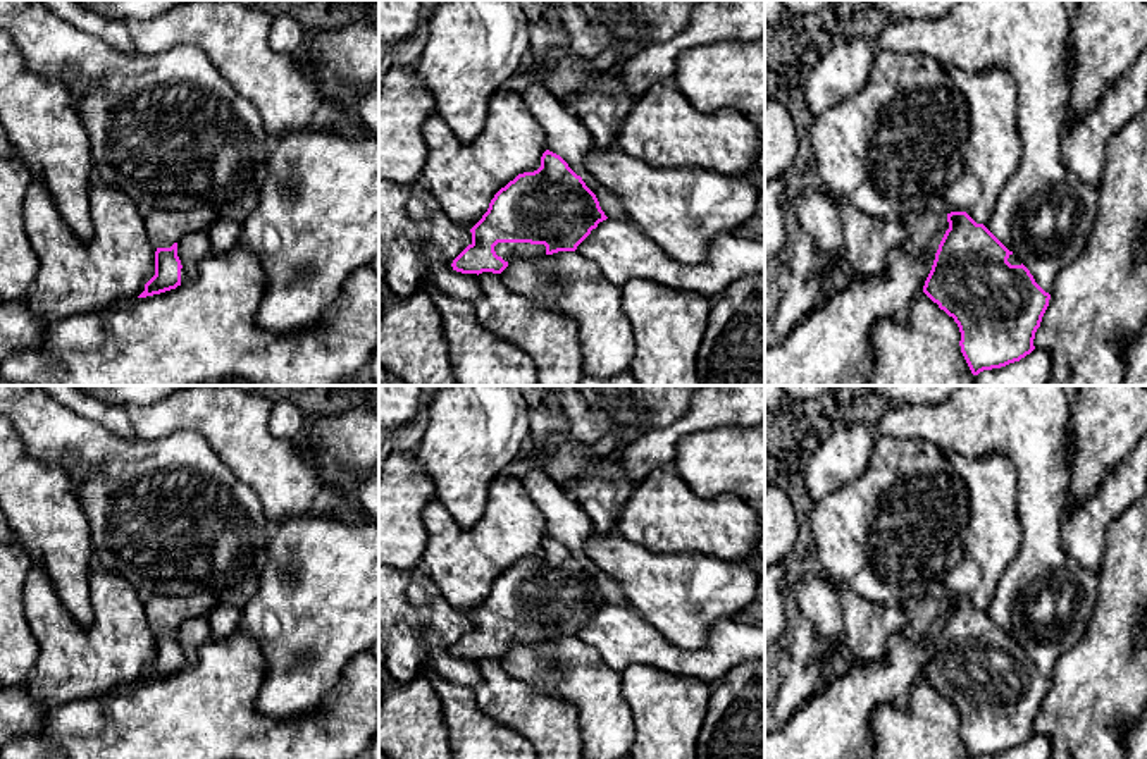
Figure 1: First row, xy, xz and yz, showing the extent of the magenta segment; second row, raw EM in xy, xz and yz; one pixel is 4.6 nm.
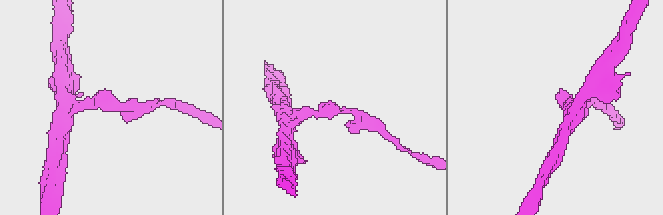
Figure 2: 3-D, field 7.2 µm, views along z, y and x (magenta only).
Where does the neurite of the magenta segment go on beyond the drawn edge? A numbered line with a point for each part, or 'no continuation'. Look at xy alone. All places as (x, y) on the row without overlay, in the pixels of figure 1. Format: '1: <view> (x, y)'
1: xy (164, 613)

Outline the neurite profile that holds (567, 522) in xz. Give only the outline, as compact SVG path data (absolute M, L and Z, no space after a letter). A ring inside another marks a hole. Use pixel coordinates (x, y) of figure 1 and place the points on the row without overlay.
M542 468L529 472L522 482L546 520L546 534L560 540L582 563L608 604L630 608L620 583L587 556L587 540L594 534L592 523L580 504L568 494L568 487L556 484Z

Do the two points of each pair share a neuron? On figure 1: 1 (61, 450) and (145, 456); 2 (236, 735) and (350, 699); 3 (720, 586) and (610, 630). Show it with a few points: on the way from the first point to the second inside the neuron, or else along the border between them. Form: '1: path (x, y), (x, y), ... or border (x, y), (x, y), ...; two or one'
1: path (81, 450), (92, 456), (124, 456); one
2: path (264, 737), (312, 737), (322, 727); one
3: border (631, 606), (672, 644); two

